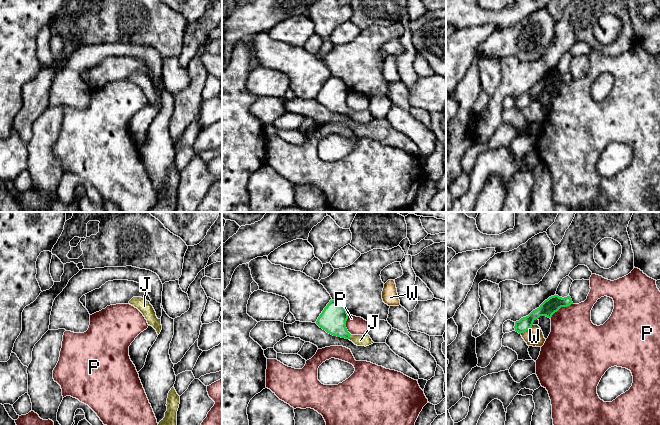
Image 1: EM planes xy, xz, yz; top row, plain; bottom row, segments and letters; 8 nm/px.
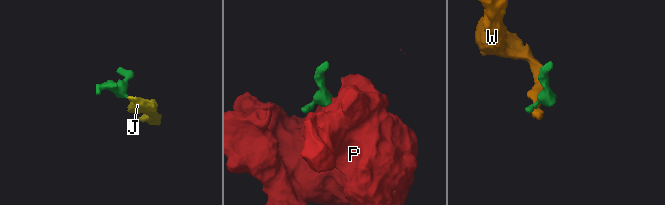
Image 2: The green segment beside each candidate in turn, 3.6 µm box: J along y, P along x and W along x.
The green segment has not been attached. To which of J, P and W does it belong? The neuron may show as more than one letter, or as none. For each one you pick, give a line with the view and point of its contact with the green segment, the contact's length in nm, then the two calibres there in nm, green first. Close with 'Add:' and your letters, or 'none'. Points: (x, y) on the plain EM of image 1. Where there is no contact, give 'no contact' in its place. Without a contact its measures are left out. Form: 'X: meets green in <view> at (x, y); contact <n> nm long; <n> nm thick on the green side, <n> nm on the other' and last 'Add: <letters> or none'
J: meets green in xz at (349, 113); contact 40 nm long; 220 nm thick on the green side, 100 nm on the other
Add: J

